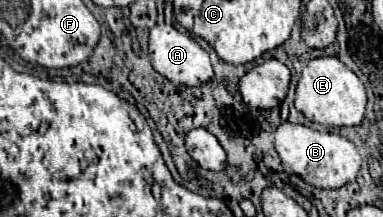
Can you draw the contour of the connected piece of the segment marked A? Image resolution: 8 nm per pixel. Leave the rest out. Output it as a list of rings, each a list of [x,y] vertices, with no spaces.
[[[155,24],[149,34],[149,58],[153,68],[173,84],[201,86],[213,78],[209,54],[189,36],[175,30],[171,24]]]

